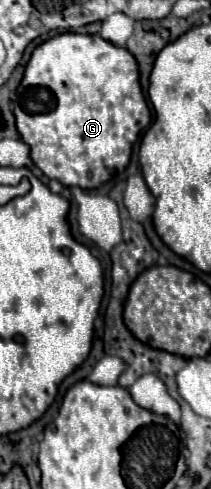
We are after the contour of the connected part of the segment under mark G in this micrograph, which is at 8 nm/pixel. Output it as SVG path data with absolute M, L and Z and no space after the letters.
M62 33L32 51L24 79L16 97L16 127L32 149L32 161L48 179L56 179L66 187L96 189L114 173L124 171L130 163L132 145L138 141L152 121L152 113L140 87L140 73L134 55L126 47L118 47L100 35Z

